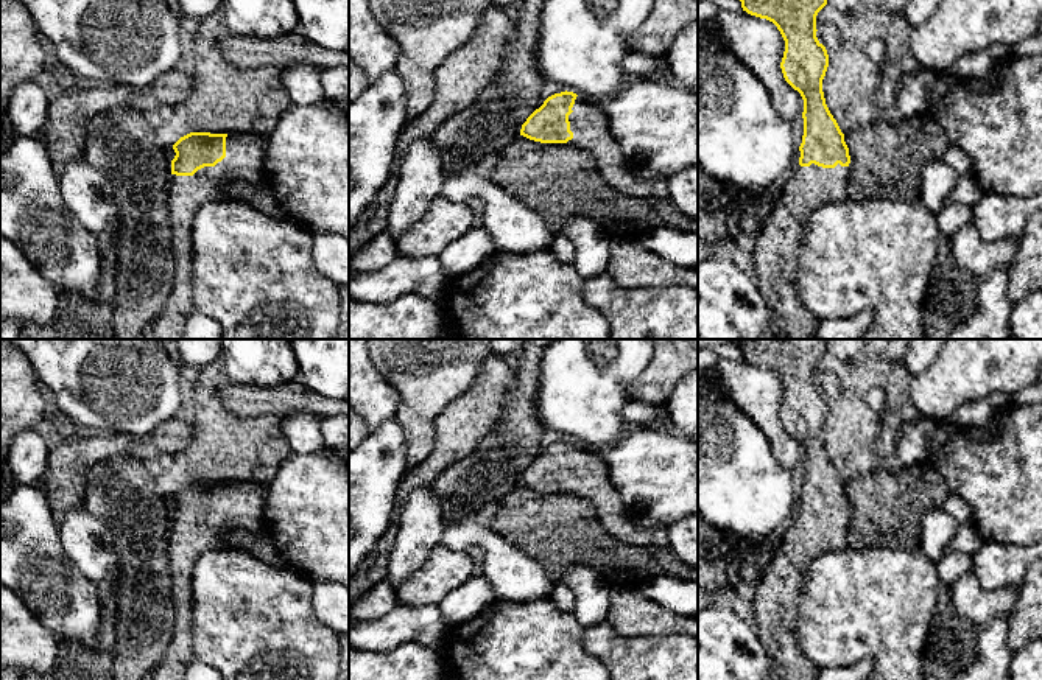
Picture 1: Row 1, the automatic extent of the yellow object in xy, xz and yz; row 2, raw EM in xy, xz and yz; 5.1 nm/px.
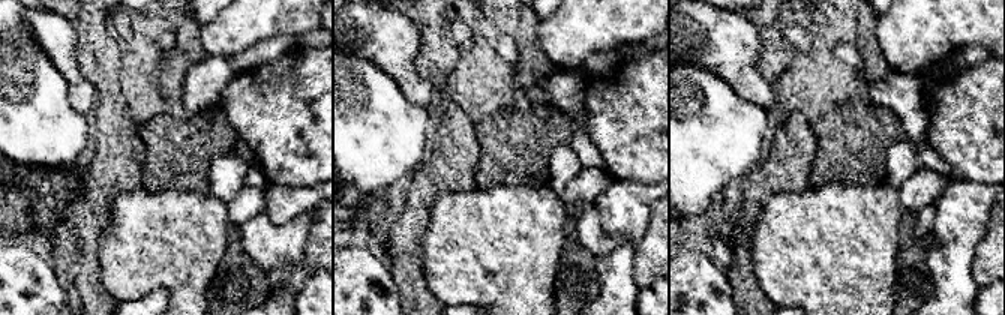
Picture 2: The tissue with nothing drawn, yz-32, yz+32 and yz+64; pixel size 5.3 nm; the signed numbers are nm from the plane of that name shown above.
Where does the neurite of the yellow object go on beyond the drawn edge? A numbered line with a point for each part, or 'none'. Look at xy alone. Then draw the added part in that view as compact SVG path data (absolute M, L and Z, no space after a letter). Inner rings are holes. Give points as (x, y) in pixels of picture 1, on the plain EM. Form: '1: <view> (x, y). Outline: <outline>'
1: xy (245, 503). Outline: M246 481L226 485L226 506L215 515L204 515L193 524L171 523L168 565L174 602L174 624L170 644L150 680L184 680L192 647L193 596L192 573L209 549L232 548L224 537L234 531L259 534L265 529L266 489Z

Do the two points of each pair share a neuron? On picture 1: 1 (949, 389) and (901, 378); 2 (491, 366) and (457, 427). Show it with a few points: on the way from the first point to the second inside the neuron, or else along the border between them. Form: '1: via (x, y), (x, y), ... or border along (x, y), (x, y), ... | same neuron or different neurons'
1: border along (910, 377), (911, 403), (921, 414) | different neurons
2: via (491, 382), (483, 400), (472, 411) | same neuron

